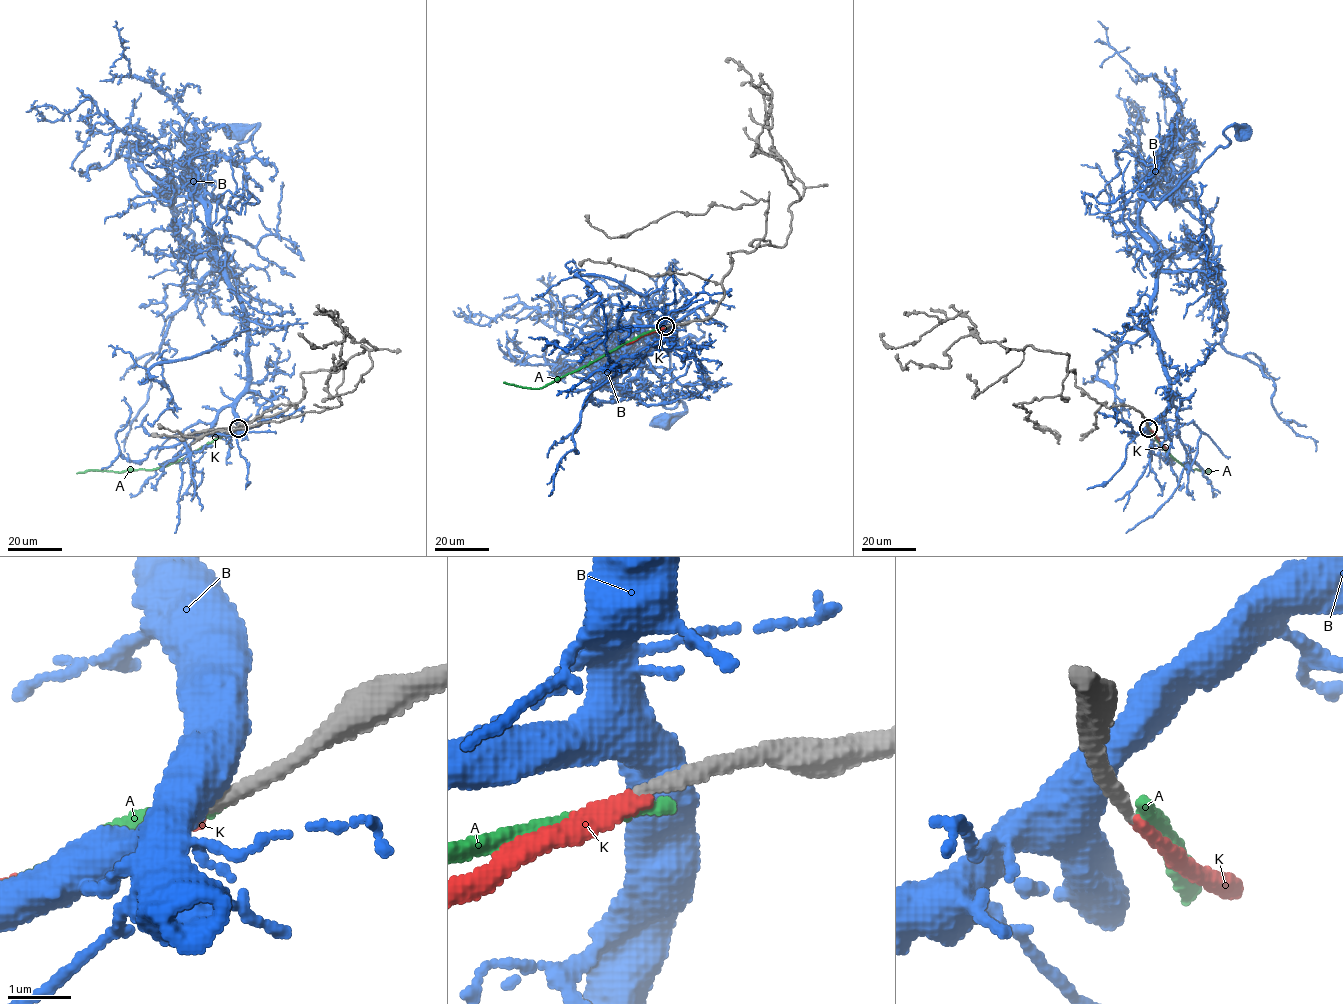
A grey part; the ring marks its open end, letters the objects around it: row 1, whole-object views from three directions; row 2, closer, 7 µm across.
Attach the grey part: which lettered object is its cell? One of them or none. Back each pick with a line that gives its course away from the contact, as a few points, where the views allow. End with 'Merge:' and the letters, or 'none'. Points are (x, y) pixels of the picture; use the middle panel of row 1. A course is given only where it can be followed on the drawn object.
K: course (665, 326), (626, 344)
Merge: K

